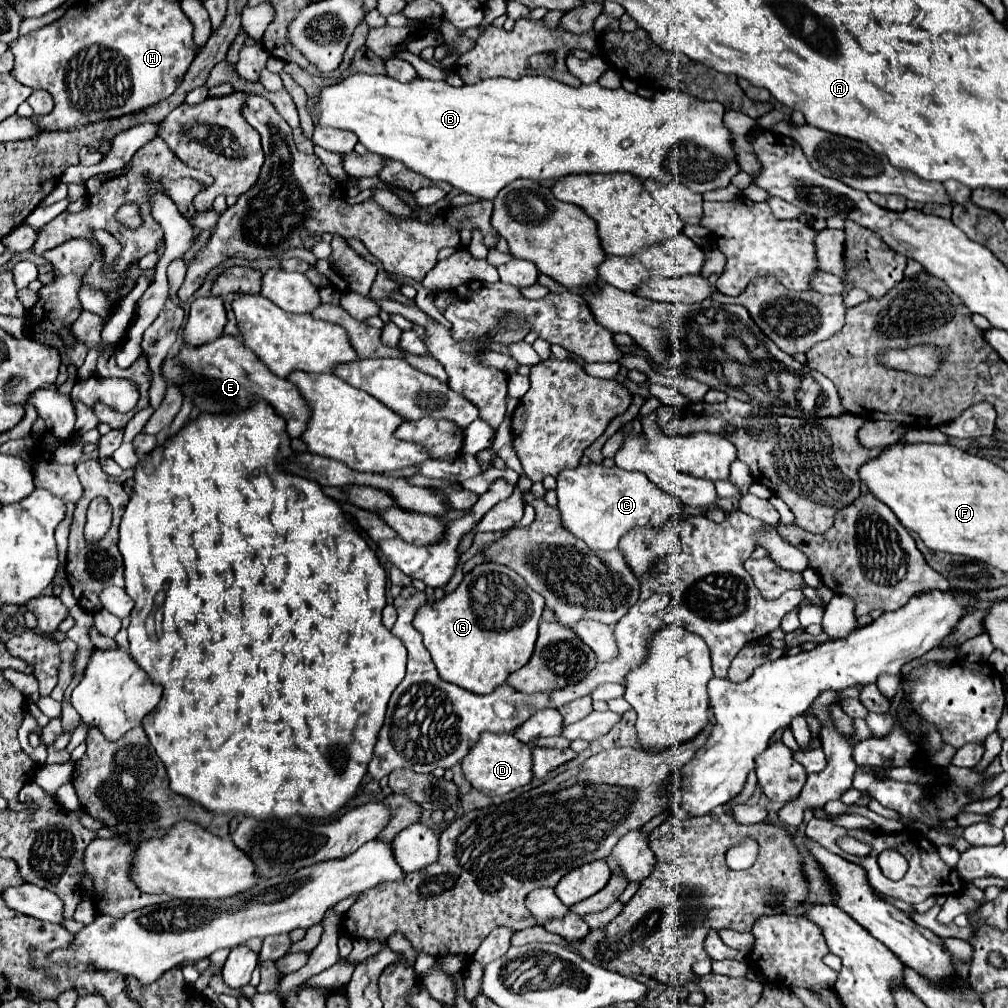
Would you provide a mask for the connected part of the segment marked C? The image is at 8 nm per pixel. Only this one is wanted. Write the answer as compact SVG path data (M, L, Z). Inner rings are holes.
M602 463L578 465L556 477L556 495L562 527L582 539L592 551L612 551L618 541L632 529L662 529L680 511L680 501L660 491L644 473L630 473L620 467L604 467Z

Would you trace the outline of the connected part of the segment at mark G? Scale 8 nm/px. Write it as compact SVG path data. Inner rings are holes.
M482 563L466 573L462 583L452 593L420 607L420 611L416 611L414 627L422 633L424 647L430 651L438 675L444 681L478 695L486 695L492 693L494 687L502 685L510 673L530 661L538 637L538 619L542 615L542 609L544 597L532 591L516 571L496 563Z

